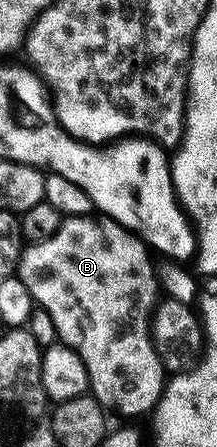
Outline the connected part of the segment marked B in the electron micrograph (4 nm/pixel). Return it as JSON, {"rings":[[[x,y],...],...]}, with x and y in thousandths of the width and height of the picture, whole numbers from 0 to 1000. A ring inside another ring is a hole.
{"rings":[[[387,483],[373,488],[295,485],[281,510],[263,510],[263,519],[244,528],[226,528],[226,537],[138,544],[111,557],[88,584],[78,617],[106,629],[115,644],[134,644],[166,687],[212,694],[226,698],[226,707],[244,711],[267,763],[286,772],[336,779],[355,787],[355,796],[373,796],[373,805],[392,805],[392,832],[410,841],[415,879],[498,919],[535,917],[548,926],[659,926],[673,917],[677,924],[710,919],[714,902],[733,897],[751,881],[760,861],[760,812],[737,801],[733,785],[714,781],[714,767],[696,761],[696,707],[742,658],[724,595],[710,584],[696,588],[696,575],[705,575],[705,568],[677,544],[608,515],[581,515],[553,497],[530,497],[488,483]]]}

